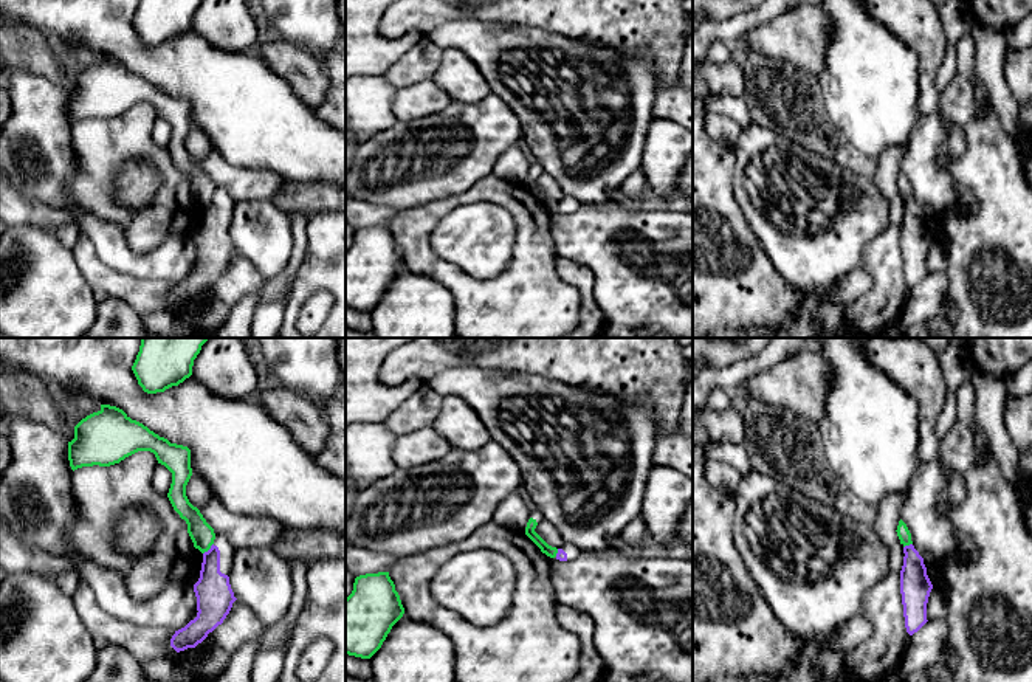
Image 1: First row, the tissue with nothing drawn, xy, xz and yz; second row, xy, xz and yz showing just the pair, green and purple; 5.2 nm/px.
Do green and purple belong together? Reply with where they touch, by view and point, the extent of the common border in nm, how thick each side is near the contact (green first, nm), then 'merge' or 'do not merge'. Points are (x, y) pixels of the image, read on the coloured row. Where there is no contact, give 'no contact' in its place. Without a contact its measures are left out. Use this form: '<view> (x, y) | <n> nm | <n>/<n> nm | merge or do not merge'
xy (208, 549) | 80 nm | 120/190 nm | do not merge

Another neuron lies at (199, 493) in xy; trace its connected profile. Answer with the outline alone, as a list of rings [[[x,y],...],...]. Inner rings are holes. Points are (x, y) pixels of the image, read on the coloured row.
[[[198,474],[191,476],[186,485],[186,496],[189,502],[198,510],[203,508],[211,499],[211,488],[206,480],[203,480]]]

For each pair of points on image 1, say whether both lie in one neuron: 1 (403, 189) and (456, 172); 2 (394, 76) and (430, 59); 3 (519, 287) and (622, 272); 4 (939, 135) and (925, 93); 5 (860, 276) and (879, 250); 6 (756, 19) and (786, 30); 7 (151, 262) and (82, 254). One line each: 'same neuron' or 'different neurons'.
1: same neuron
2: same neuron
3: different neurons
4: different neurons
5: different neurons
6: different neurons
7: different neurons

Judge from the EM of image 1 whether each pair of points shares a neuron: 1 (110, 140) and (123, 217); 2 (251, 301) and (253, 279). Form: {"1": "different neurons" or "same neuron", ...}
{"1": "same neuron", "2": "different neurons"}

